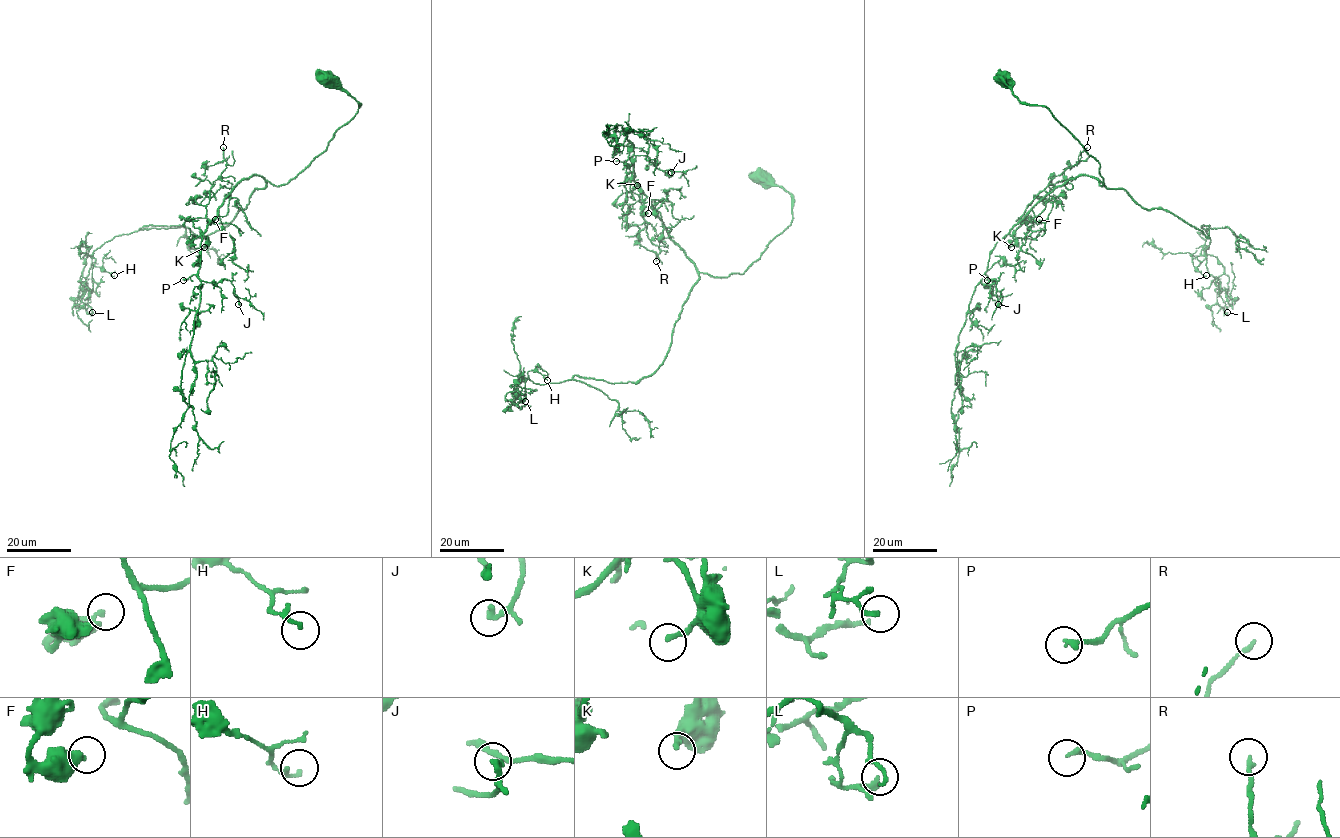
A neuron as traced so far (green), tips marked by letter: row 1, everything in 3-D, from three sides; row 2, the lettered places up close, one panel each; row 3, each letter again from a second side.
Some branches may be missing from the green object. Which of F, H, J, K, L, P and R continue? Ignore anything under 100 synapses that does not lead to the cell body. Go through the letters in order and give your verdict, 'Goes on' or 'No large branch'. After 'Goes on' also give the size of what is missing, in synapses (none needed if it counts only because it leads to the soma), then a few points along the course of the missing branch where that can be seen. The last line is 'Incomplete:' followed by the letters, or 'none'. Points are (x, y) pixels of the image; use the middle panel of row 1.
F: No large branch
H: No large branch
J: No large branch
K: No large branch
L: No large branch
P: No large branch
R: No large branch
Incomplete: none

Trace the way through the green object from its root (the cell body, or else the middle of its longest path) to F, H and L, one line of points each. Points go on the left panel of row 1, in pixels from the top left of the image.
F: (329, 80), (358, 102), (357, 113), (286, 183), (275, 186), (259, 175), (244, 178), (208, 223), (215, 219)
H: (329, 80), (359, 107), (324, 151), (204, 237), (115, 235), (93, 252), (114, 275)
L: (329, 80), (359, 107), (324, 151), (204, 237), (145, 225), (105, 242), (81, 299), (92, 312)

